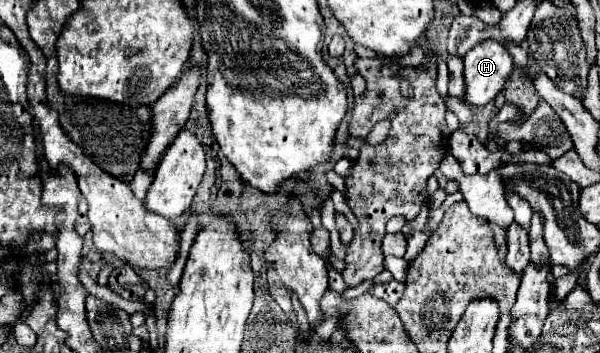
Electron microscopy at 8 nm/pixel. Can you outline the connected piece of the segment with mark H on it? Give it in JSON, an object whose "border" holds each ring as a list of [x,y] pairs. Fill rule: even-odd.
{"border":[[[492,38],[482,40],[462,60],[466,80],[464,100],[474,106],[484,106],[494,100],[514,70],[508,50]]]}

